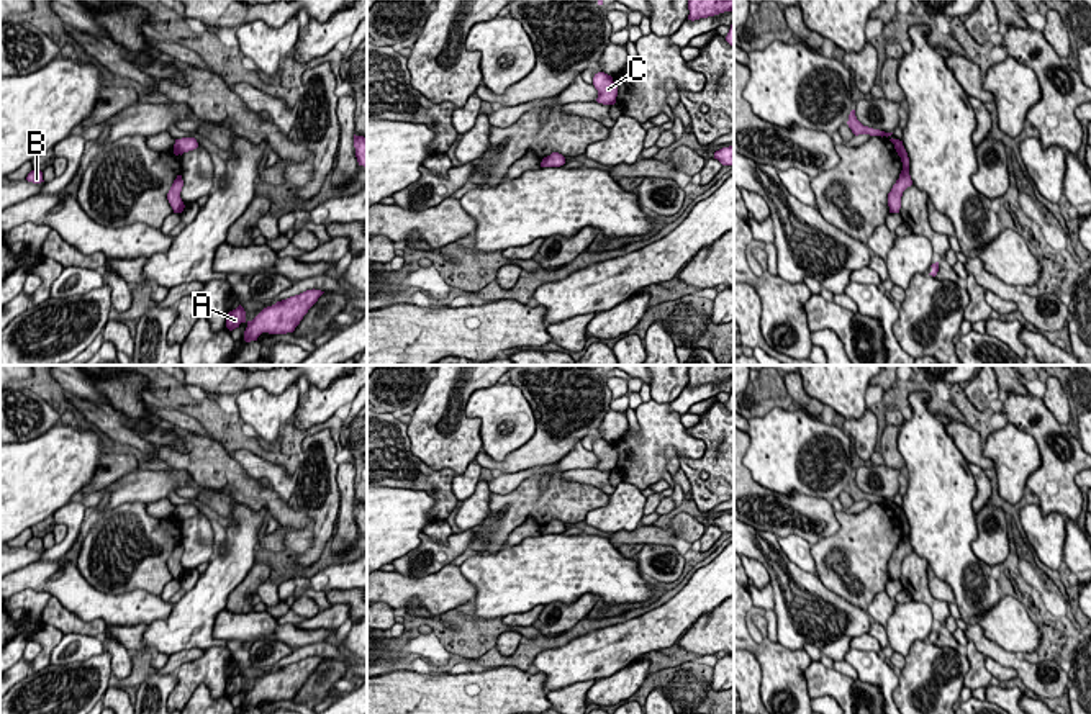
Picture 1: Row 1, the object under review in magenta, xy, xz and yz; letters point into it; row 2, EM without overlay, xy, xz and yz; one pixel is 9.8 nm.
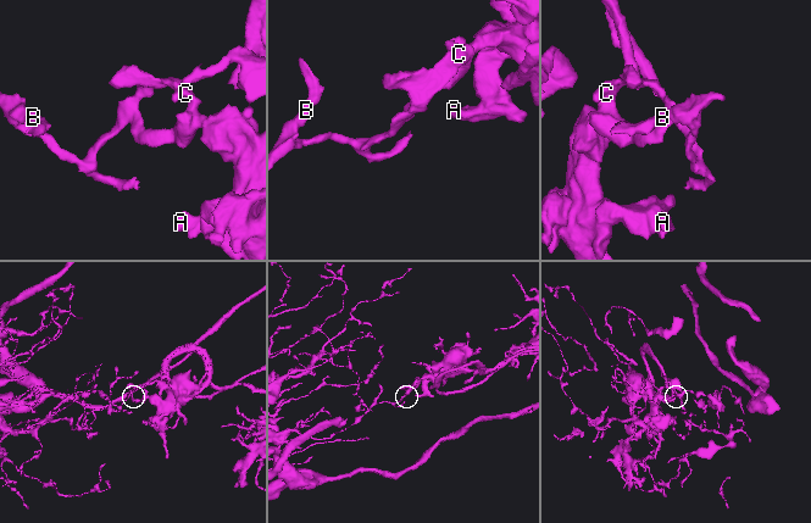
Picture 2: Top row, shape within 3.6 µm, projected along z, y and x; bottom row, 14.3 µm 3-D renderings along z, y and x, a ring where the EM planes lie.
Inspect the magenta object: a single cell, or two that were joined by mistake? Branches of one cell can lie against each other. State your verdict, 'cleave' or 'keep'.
cleave

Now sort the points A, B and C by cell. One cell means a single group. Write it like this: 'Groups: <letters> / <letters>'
Groups: A C / B

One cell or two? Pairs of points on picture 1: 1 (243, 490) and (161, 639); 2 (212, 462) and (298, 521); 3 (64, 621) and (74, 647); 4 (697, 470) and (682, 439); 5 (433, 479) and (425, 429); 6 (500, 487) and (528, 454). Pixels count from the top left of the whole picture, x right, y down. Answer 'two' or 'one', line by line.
1: two
2: one
3: two
4: two
5: two
6: two

